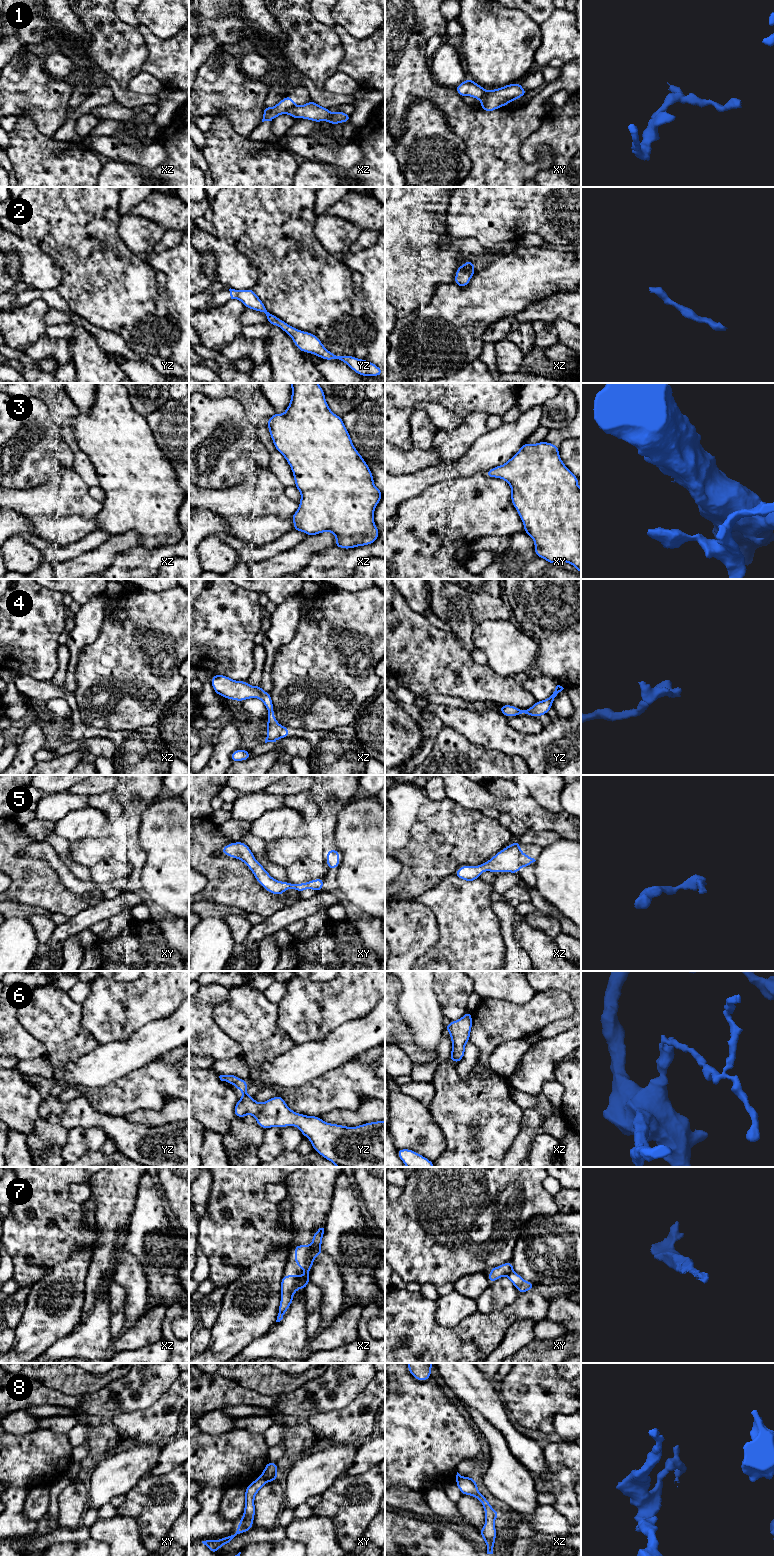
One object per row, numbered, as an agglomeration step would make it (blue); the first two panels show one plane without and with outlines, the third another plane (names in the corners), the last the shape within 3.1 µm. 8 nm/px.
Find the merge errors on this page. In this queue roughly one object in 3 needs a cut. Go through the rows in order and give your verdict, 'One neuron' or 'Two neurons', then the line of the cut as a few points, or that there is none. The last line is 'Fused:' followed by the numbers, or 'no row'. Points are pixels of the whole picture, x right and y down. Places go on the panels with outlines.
1: Two neurons. Split along xz (294, 105), (286, 112)
2: One neuron. No split
3: One neuron. No split
4: One neuron. No split
5: One neuron. No split
6: Two neurons. Split along yz (245, 1091), (243, 1094)
7: Two neurons. Split along xz (310, 1245), (315, 1256)
8: Two neurons. Split along xy (261, 1475), (267, 1481)
Fused: 1, 6, 7, 8

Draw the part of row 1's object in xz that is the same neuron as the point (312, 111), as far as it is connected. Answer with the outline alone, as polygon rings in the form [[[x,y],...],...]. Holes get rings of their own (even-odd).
[[[312,100],[301,106],[294,106],[288,109],[287,114],[294,119],[304,118],[314,122],[328,121],[332,126],[338,123],[350,122],[351,116],[343,111],[331,113],[328,108],[324,108]]]

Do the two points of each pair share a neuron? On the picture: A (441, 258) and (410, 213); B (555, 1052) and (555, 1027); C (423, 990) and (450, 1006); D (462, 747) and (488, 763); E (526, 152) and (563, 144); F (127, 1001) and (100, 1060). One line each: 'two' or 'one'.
A: one
B: two
C: two
D: one
E: one
F: two

